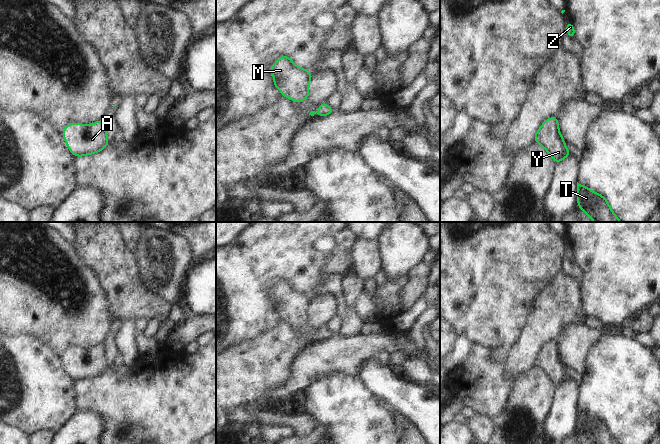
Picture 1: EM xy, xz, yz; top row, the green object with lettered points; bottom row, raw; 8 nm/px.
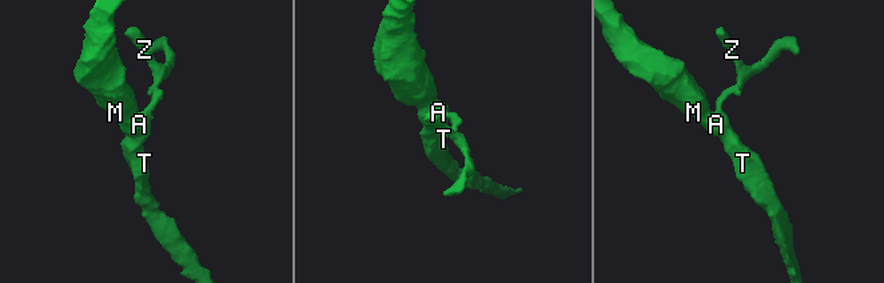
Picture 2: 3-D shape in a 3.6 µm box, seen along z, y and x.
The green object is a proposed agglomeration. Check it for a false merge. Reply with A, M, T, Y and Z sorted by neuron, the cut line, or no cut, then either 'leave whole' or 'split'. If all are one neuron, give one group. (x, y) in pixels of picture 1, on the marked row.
A M T Y Z | no cut | leave whole

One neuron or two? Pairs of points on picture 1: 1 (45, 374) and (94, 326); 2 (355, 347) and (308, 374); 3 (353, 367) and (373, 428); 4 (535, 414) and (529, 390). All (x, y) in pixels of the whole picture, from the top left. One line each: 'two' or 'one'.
1: two
2: one
3: two
4: one

